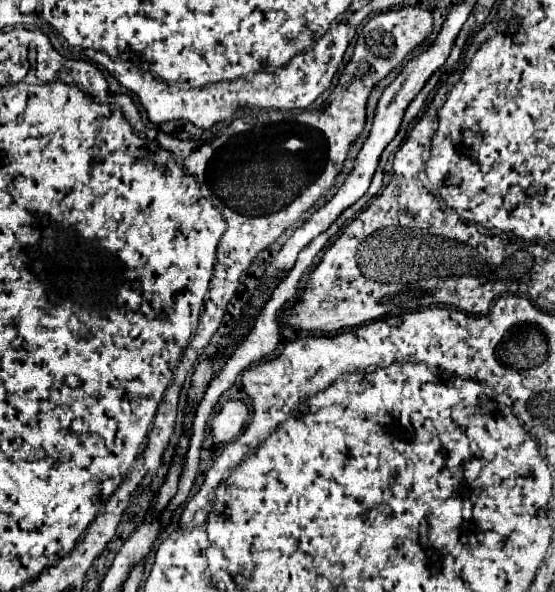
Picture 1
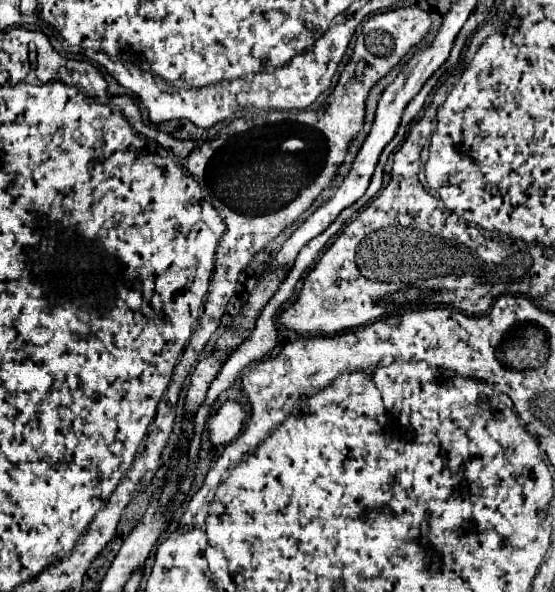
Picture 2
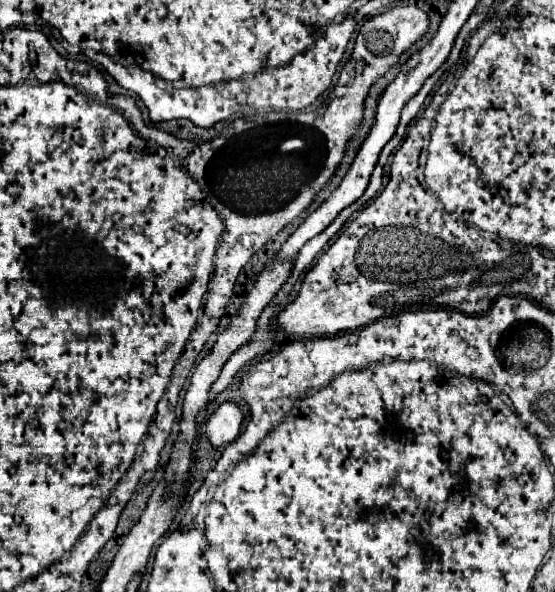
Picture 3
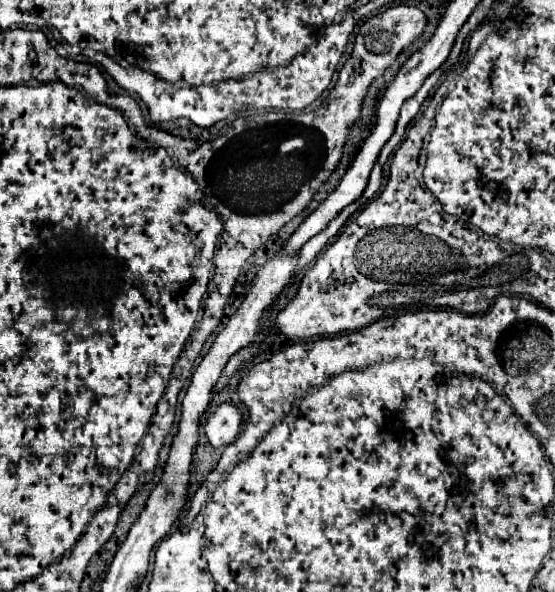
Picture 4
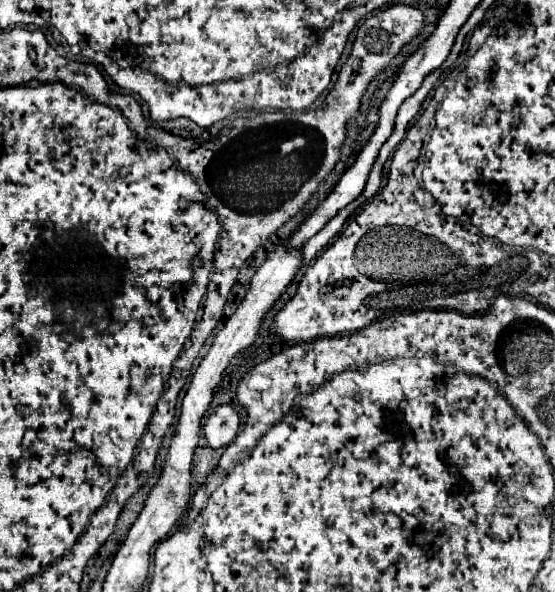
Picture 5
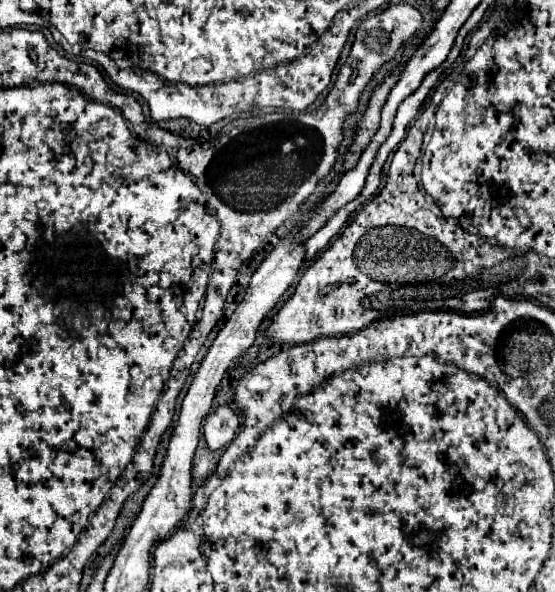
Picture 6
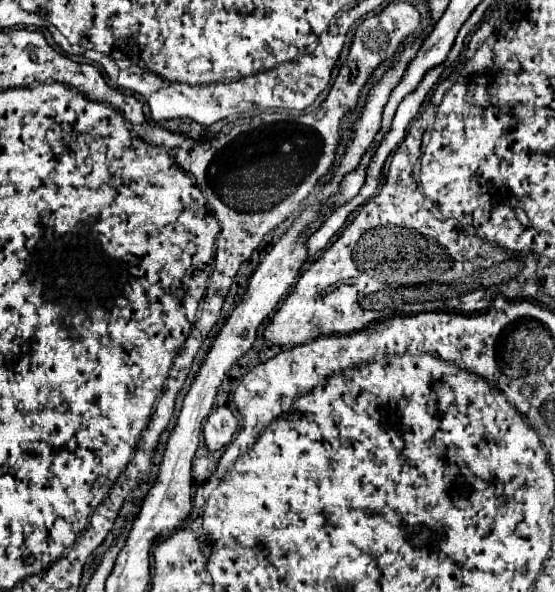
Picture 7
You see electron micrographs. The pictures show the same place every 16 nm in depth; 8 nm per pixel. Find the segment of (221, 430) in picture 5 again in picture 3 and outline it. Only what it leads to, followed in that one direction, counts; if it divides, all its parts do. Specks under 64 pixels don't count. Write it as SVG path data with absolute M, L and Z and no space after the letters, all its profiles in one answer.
M224 402L214 414L210 414L204 430L206 430L212 446L218 448L218 446L230 444L240 434L244 418L246 418L246 414L240 408L240 404L236 404L236 402Z

